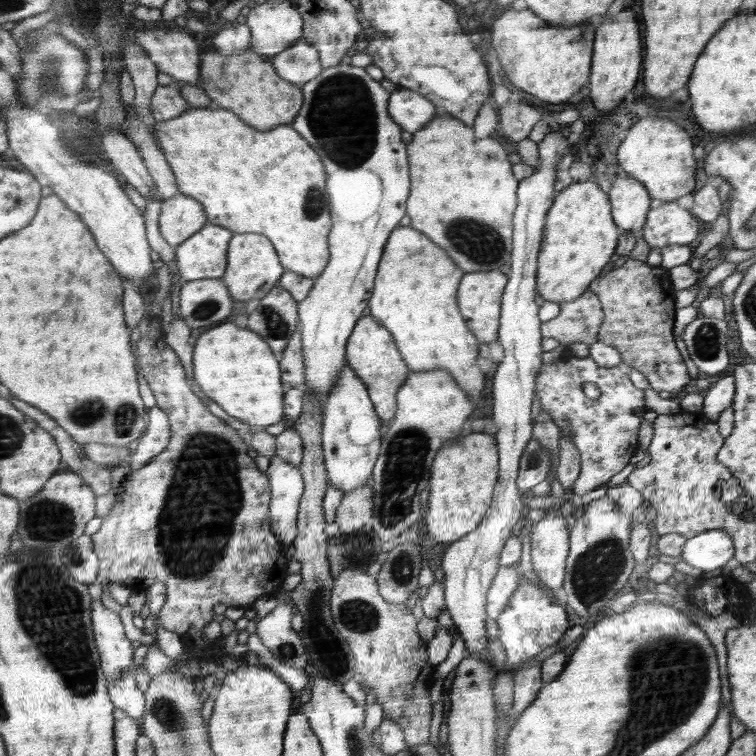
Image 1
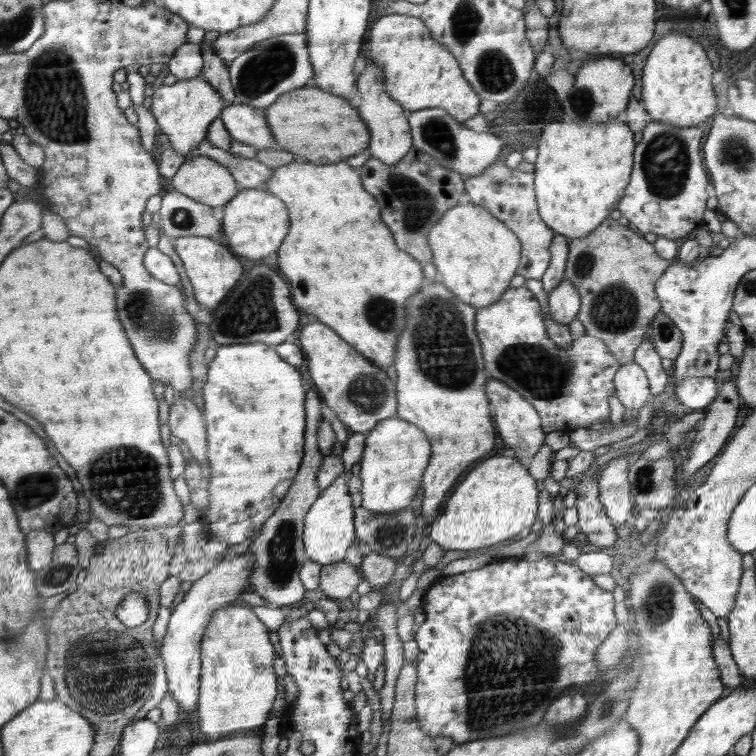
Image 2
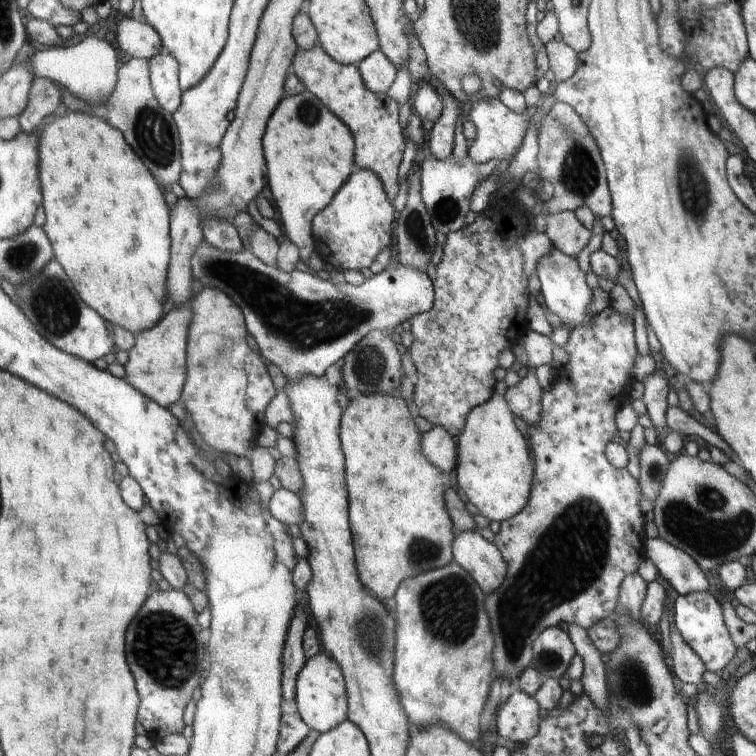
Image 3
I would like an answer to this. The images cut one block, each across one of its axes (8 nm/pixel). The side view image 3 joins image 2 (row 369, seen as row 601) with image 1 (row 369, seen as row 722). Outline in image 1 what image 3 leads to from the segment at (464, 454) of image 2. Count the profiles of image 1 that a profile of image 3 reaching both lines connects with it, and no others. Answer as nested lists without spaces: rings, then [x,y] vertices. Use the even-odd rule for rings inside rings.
[[[399,226],[387,241],[386,251],[375,274],[370,315],[391,332],[404,363],[414,372],[447,370],[469,397],[480,398],[484,372],[476,368],[478,340],[462,318],[456,292],[466,272],[423,232]]]

